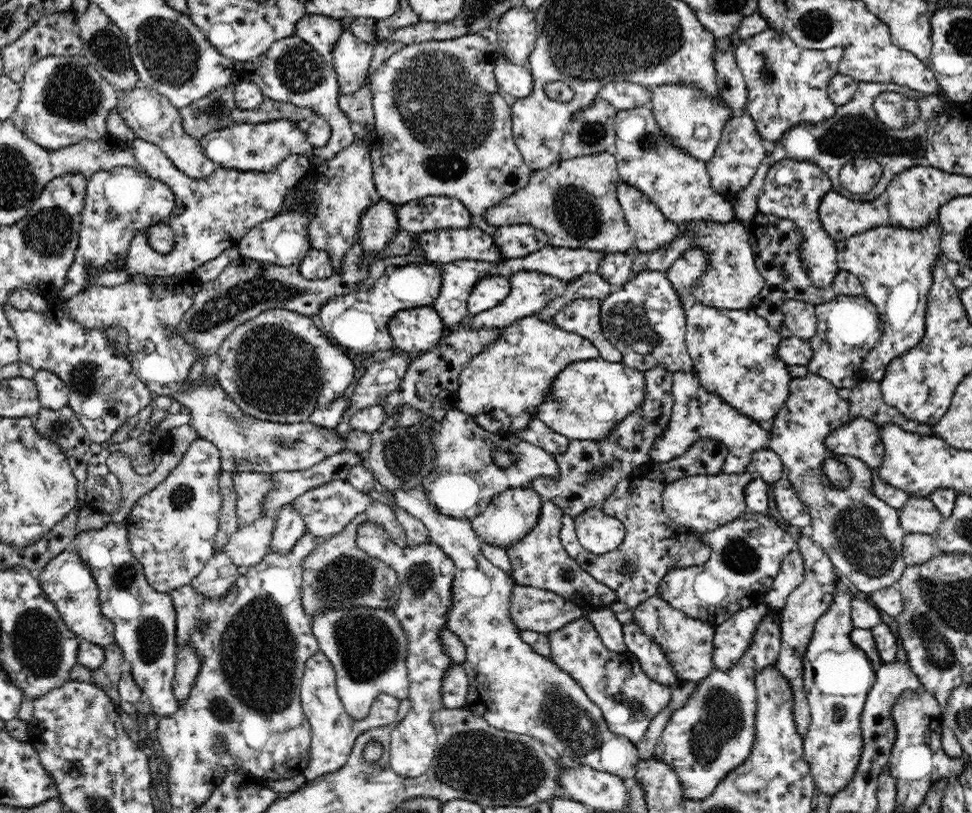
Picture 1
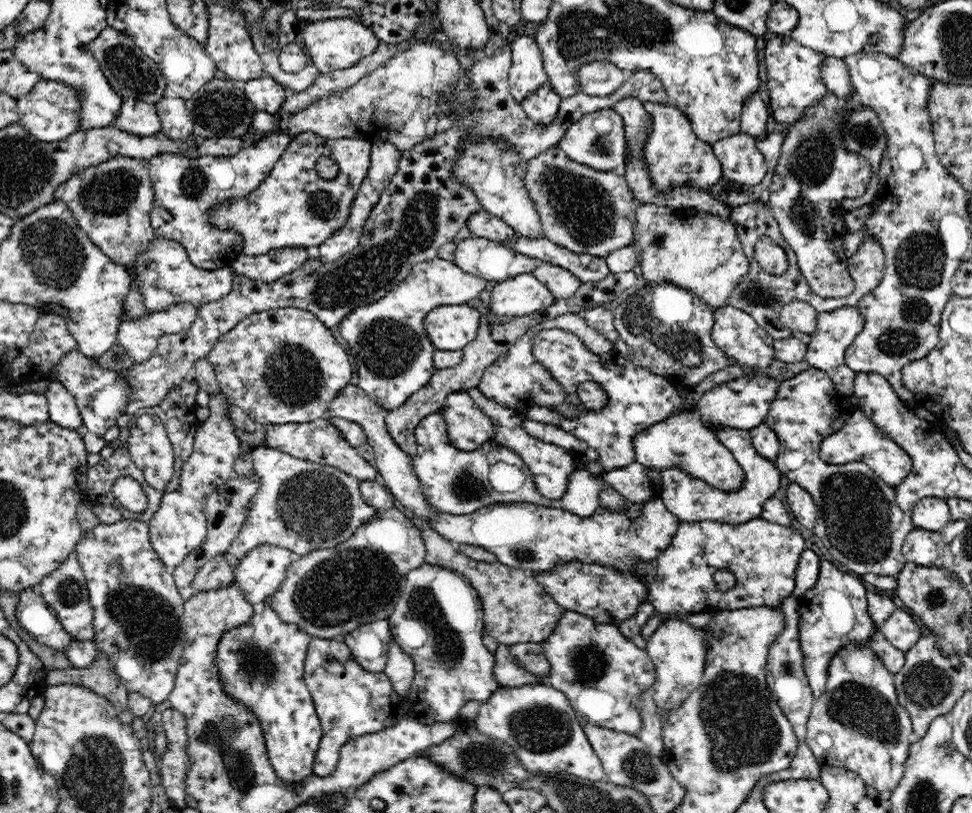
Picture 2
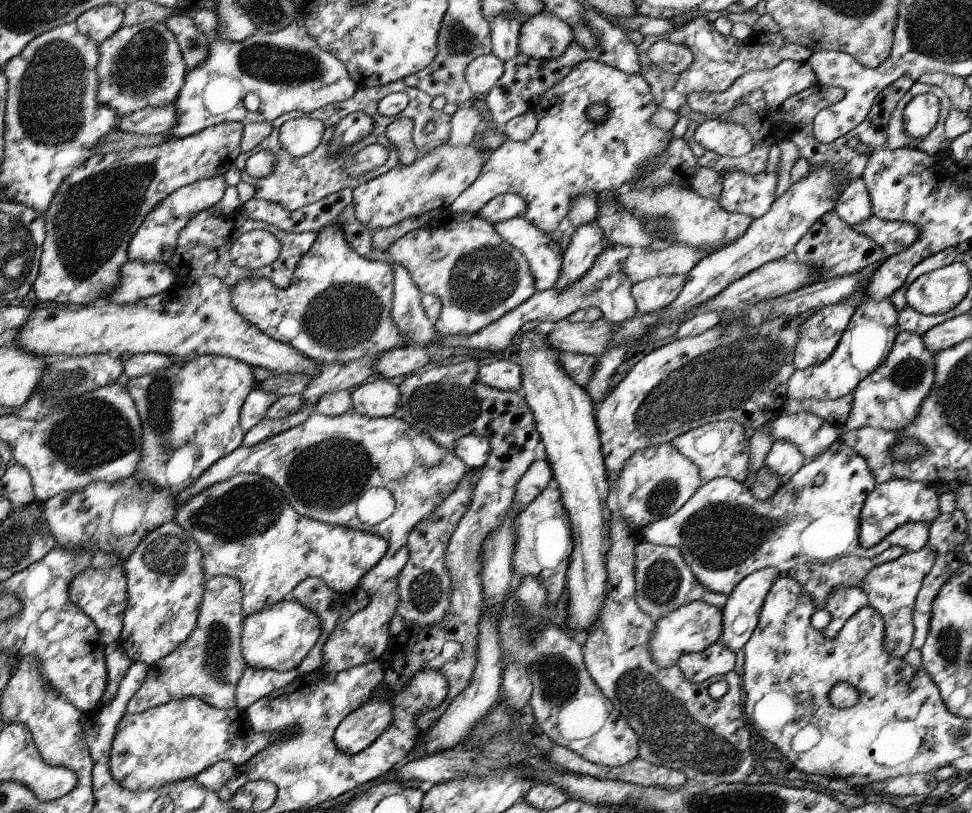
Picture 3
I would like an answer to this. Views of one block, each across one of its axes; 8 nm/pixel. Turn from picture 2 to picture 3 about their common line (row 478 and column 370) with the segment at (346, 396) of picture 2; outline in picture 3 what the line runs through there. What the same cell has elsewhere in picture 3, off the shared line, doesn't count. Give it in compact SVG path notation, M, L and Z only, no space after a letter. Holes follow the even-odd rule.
M373 378L352 390L354 412L370 418L392 417L400 408L399 386L388 379Z

